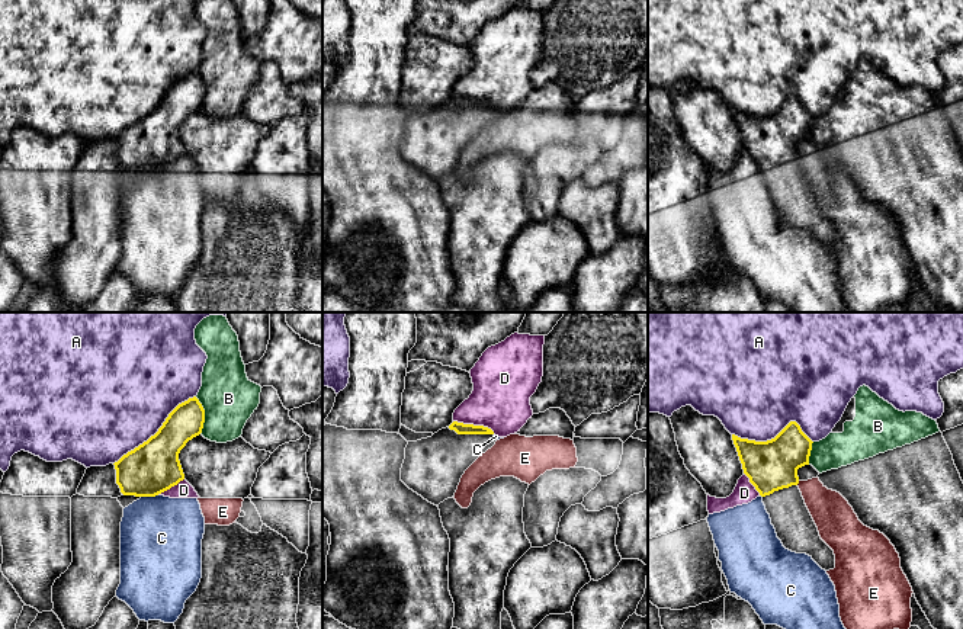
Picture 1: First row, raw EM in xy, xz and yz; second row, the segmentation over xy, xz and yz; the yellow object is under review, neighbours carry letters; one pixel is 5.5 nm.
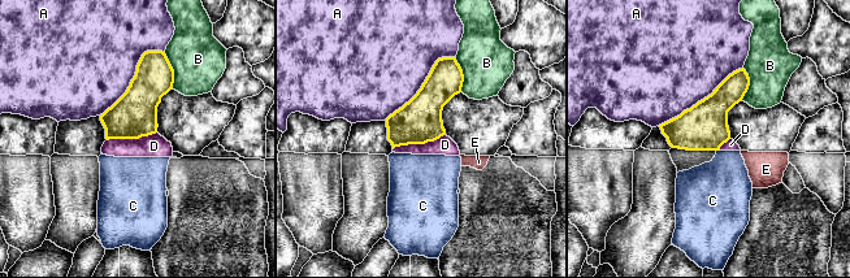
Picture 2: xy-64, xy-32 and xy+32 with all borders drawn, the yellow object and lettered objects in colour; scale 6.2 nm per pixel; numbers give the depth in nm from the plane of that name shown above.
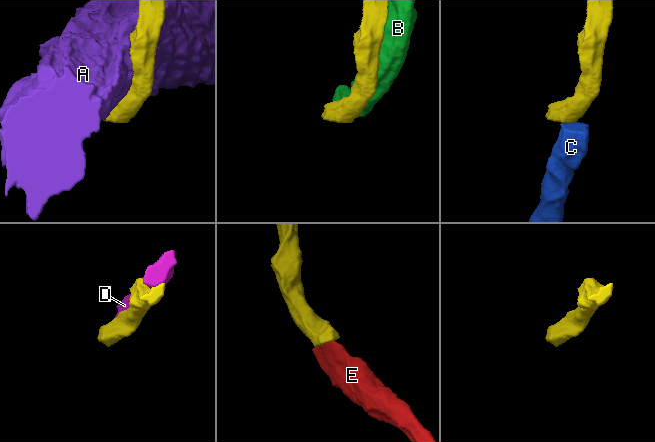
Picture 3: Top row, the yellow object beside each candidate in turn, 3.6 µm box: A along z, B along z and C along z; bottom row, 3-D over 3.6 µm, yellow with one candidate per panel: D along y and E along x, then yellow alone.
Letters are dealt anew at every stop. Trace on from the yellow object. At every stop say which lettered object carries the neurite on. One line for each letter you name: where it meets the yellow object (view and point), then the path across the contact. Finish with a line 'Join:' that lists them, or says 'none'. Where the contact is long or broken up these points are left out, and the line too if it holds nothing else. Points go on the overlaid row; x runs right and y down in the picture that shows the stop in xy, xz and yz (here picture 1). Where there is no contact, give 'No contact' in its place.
Join: none

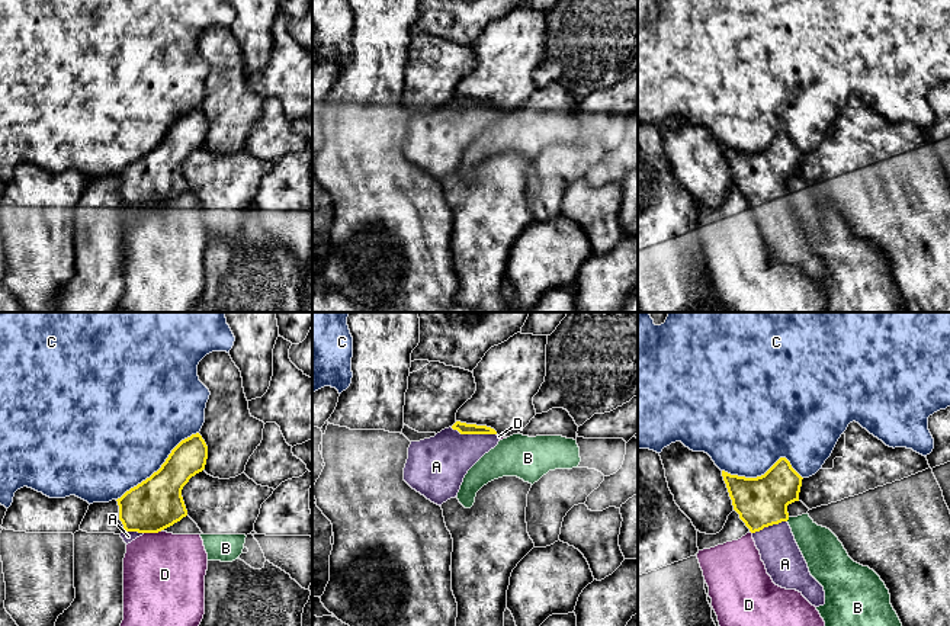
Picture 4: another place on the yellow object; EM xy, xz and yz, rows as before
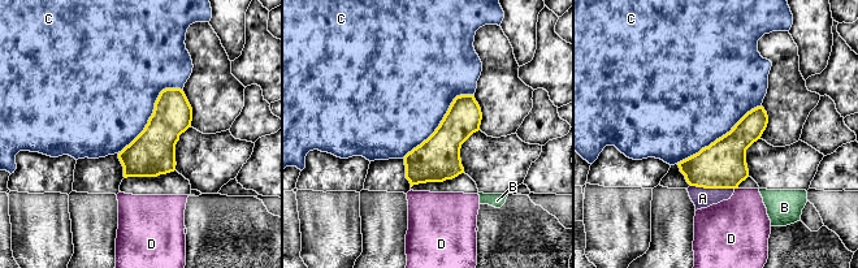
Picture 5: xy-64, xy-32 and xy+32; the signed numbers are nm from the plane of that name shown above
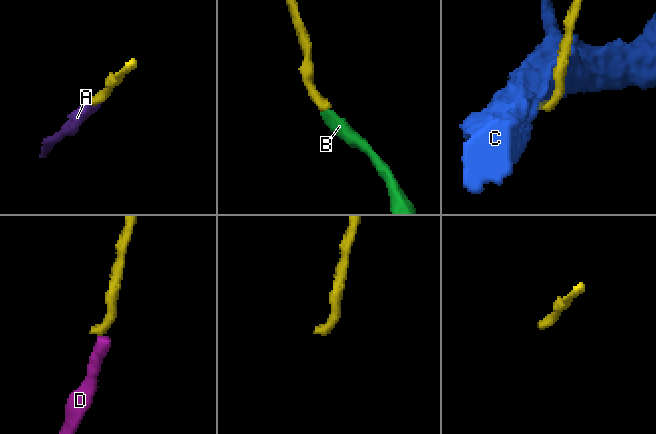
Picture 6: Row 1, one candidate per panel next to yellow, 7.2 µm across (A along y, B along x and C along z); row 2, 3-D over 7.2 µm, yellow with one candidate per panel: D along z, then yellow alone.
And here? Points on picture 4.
A: Touches yellow at xz (474, 433)
Join: A

